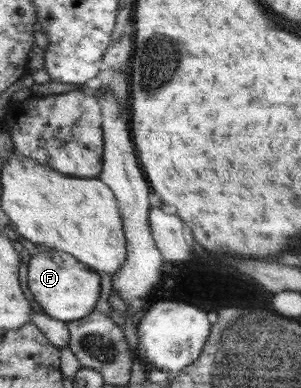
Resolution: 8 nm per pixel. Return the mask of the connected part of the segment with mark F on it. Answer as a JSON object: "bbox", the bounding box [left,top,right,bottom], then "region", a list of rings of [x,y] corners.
{"bbox":[28,248,100,323],"region":[[[44,248],[31,256],[28,262],[28,288],[46,315],[69,323],[88,316],[98,298],[100,298],[100,276],[88,270],[86,265],[78,262],[74,256],[63,251],[44,252]]]}

